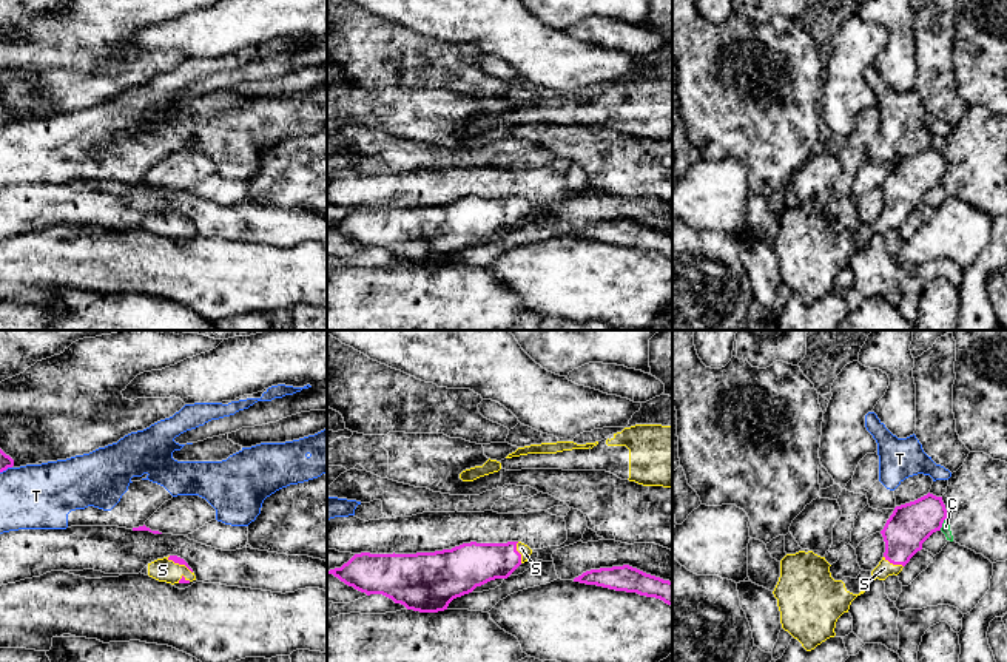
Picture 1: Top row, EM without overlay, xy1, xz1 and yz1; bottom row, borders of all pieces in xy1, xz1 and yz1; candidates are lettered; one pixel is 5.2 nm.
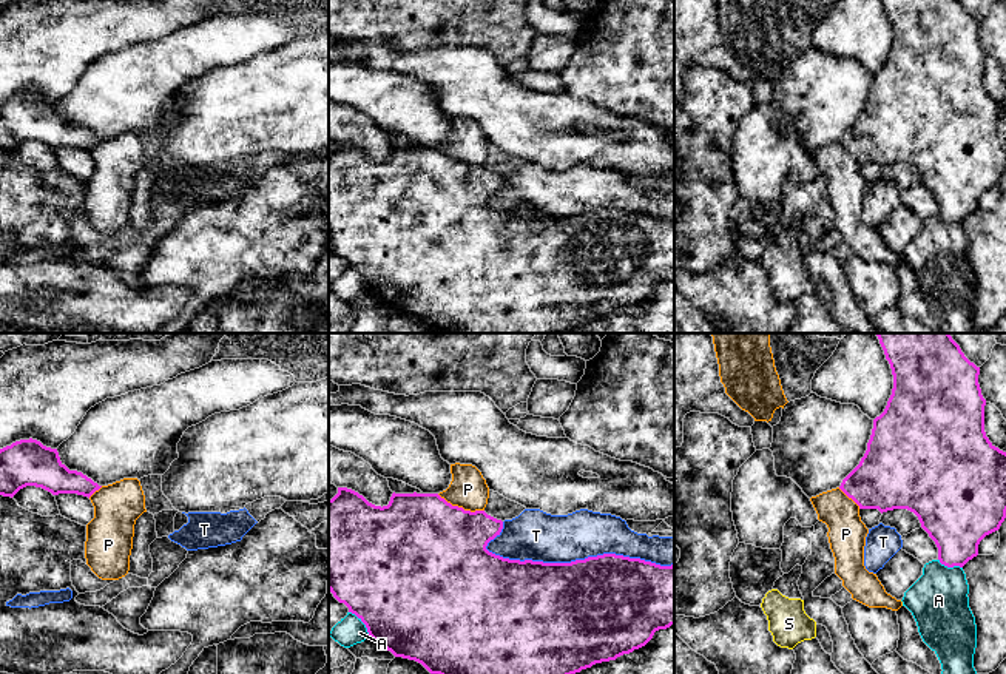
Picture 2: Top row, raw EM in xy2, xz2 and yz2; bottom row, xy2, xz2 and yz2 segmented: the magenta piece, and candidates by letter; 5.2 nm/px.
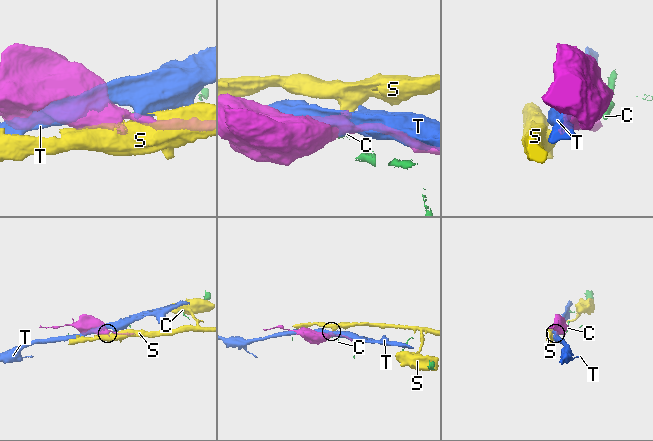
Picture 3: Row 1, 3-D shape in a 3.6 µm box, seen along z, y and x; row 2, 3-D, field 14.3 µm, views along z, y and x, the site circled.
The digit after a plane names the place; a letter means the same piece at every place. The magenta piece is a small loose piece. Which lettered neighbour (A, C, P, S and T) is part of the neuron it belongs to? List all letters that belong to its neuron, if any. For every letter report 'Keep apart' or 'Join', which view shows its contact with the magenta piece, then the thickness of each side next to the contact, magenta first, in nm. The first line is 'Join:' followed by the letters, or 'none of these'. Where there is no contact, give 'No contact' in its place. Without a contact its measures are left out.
Join: S
A: Keep apart. Touches magenta in xz2. Thickness 500 nm (magenta) against 150 nm
C: Keep apart. Touches magenta in yz1. Thickness 220 nm (magenta) against 50 nm
P: Keep apart. Touches magenta in xz2. Thickness 500 nm (magenta) against 200 nm
S: Join. Touches magenta in xz1. Thickness 220 nm (magenta) against 60 nm
T: Keep apart. Touches magenta in xz2. Thickness 500 nm (magenta) against 260 nm

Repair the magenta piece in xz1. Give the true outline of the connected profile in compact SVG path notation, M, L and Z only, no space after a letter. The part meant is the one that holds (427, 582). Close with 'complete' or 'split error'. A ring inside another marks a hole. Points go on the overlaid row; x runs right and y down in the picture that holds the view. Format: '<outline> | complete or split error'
M470 542L416 554L361 552L328 574L367 596L382 594L407 610L438 613L477 586L507 579L530 554L521 542Z | split error

